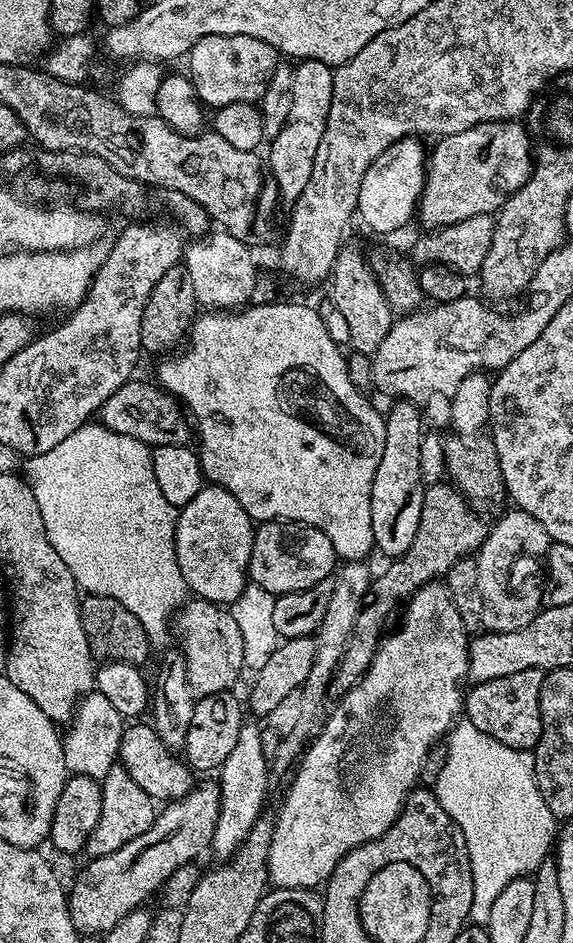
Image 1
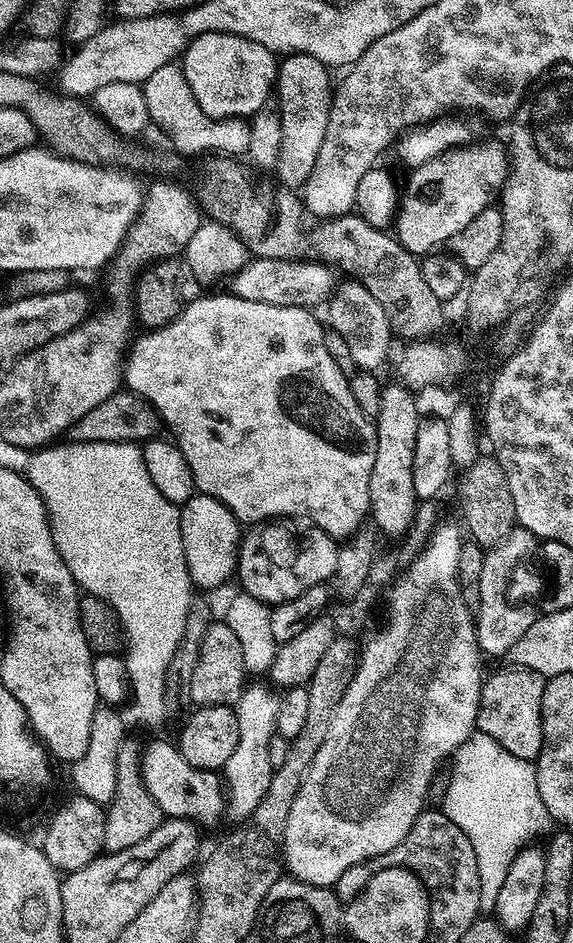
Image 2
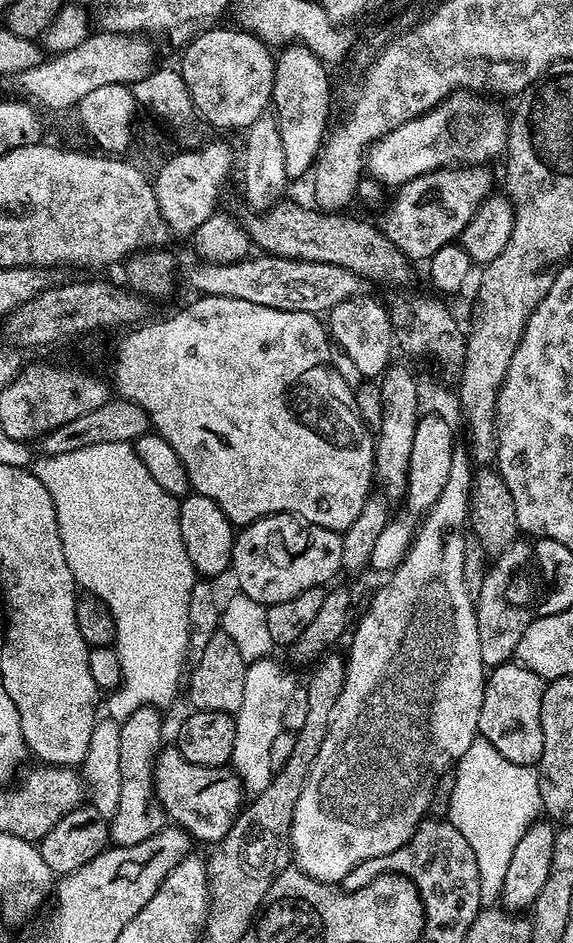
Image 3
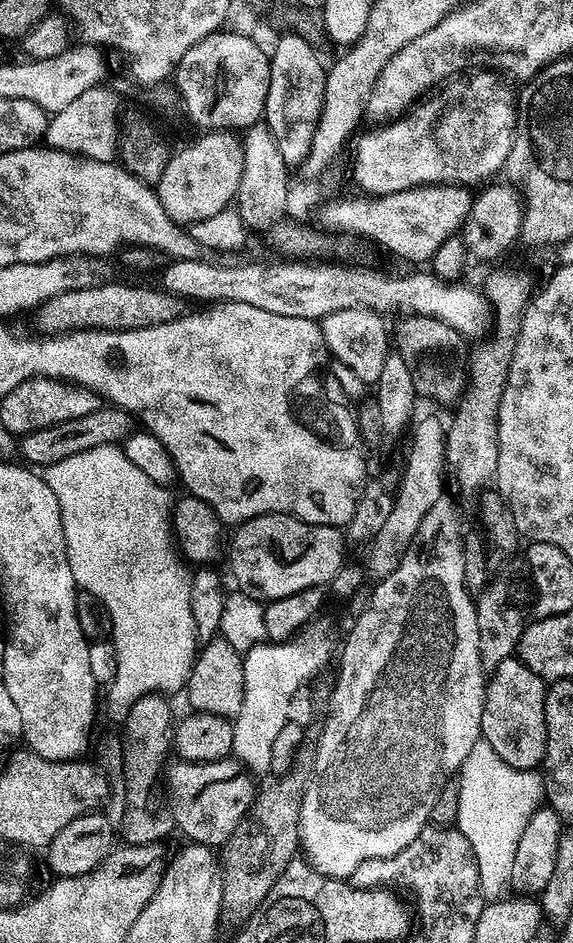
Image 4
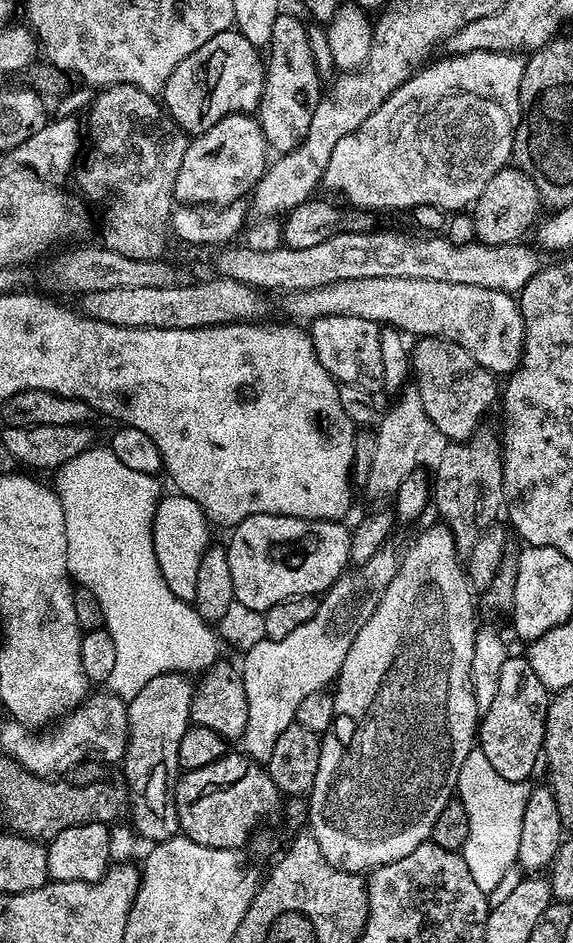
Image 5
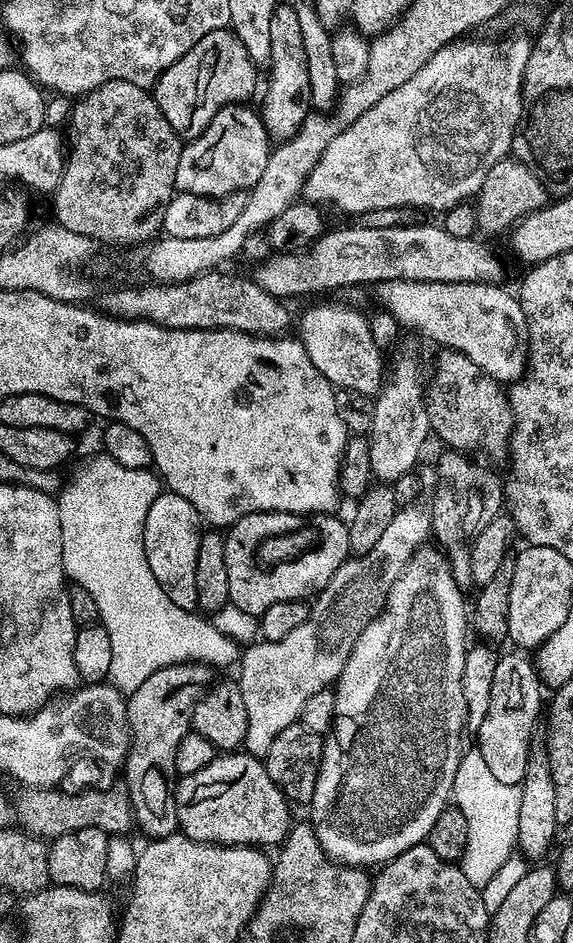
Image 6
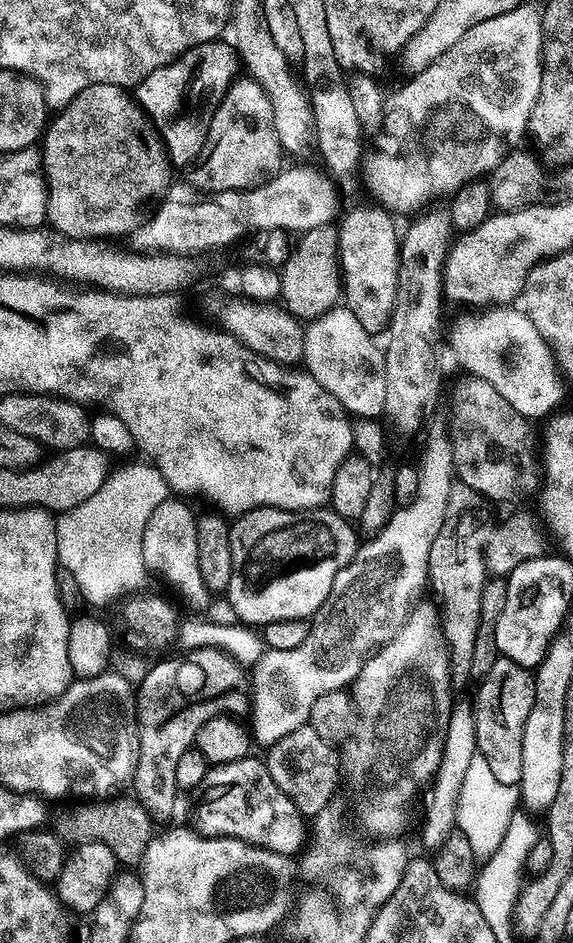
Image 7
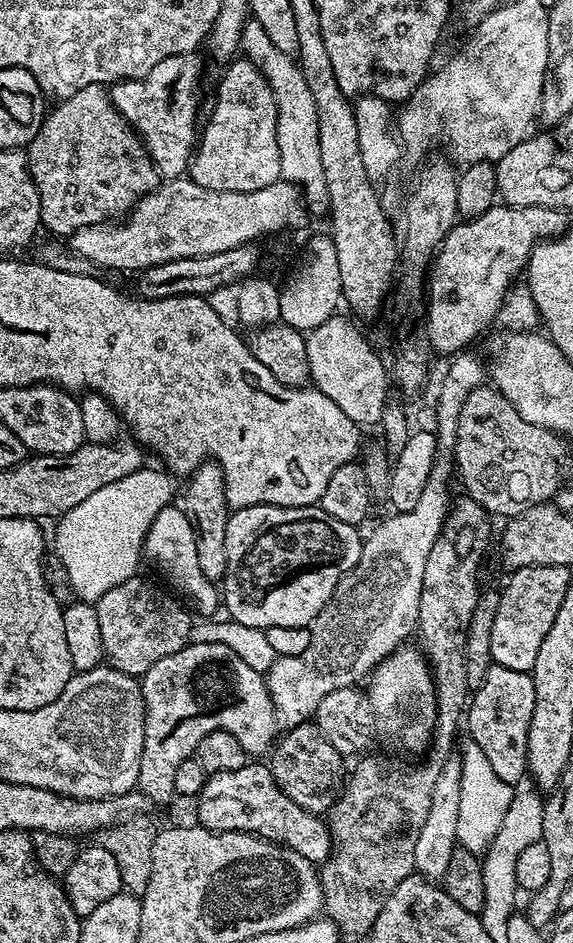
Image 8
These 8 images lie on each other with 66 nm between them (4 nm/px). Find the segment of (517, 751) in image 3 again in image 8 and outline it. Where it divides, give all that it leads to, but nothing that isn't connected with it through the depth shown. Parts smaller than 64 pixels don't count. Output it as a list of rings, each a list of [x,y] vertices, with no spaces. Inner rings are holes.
[[[493,664],[482,686],[471,693],[467,708],[468,736],[482,750],[490,770],[494,770],[494,774],[507,784],[515,786],[523,781],[528,770],[528,730],[534,714],[534,682],[531,675]]]

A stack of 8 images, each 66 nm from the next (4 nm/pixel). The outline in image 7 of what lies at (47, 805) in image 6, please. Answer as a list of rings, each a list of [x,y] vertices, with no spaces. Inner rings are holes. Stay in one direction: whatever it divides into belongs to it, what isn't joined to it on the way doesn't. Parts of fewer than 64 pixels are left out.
[[[116,794],[113,795],[111,798],[96,798],[93,799],[91,802],[84,802],[88,804],[80,804],[77,806],[77,808],[72,808],[69,810],[69,812],[64,812],[60,816],[60,821],[57,822],[56,828],[54,827],[55,835],[59,836],[61,841],[69,842],[68,840],[72,840],[71,842],[79,842],[81,840],[97,840],[98,842],[102,842],[106,846],[110,846],[110,850],[113,852],[113,854],[116,856],[117,861],[121,865],[124,866],[136,866],[139,865],[140,861],[144,858],[144,851],[146,850],[146,846],[148,843],[152,841],[153,835],[154,835],[154,821],[151,816],[148,815],[148,812],[144,809],[144,807],[140,804],[137,804],[135,799],[129,798],[128,800],[126,797],[124,797],[124,794]]]

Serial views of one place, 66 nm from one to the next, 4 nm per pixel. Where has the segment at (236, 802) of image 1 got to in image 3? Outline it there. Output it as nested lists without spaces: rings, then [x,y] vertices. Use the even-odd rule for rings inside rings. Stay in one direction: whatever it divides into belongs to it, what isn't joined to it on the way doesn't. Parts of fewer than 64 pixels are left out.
[[[272,658],[251,661],[244,669],[242,706],[234,714],[236,733],[230,764],[240,777],[245,793],[255,794],[270,786],[274,775],[270,762],[270,744],[279,732],[285,731],[284,710],[290,694],[296,687],[298,680],[288,676],[287,670],[282,665],[275,664]]]

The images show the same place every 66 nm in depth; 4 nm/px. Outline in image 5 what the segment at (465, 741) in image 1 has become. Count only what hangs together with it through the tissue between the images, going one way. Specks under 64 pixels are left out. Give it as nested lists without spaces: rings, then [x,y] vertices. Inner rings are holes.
[[[473,746],[470,754],[466,754],[466,762],[462,762],[462,770],[458,774],[458,799],[464,804],[466,817],[469,819],[469,836],[462,847],[462,855],[470,870],[470,878],[474,883],[478,880],[496,880],[500,882],[507,870],[516,864],[518,842],[522,838],[522,813],[526,810],[526,798],[530,788],[524,782],[510,782],[490,766],[486,754],[478,746]]]

